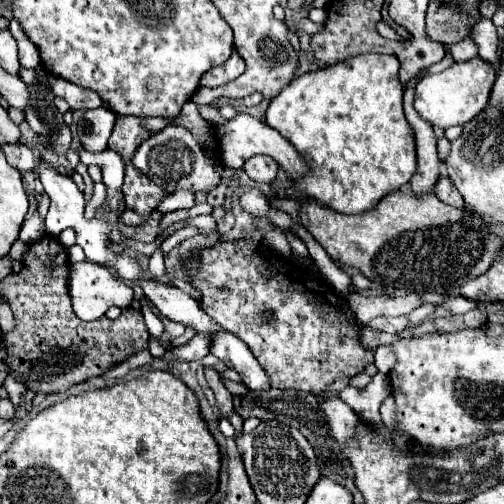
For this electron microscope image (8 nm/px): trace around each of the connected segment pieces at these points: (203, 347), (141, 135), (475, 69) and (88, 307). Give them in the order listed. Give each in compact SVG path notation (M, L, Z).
M198 332L190 342L184 346L172 348L170 352L164 354L166 360L180 360L180 362L192 362L192 360L202 360L212 346L212 336L216 332Z
M118 116L108 140L108 148L116 150L122 158L128 160L132 156L132 150L136 150L148 136L150 132L140 126L140 120L136 120L136 116Z
M480 58L468 62L454 62L450 68L438 74L430 74L418 82L414 108L426 122L430 122L432 126L440 126L444 130L450 126L466 124L488 106L494 80L496 80L494 68Z
M72 262L70 264L70 296L72 296L72 308L80 320L92 322L96 318L102 318L104 312L112 306L128 308L132 304L132 288L124 284L122 280L114 278L104 266L94 262Z

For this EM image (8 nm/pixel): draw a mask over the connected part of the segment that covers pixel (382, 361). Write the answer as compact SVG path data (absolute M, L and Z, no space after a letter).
M380 346L376 352L374 352L374 364L378 368L378 372L388 372L388 368L392 368L394 364L394 356L392 356L392 350L390 346Z

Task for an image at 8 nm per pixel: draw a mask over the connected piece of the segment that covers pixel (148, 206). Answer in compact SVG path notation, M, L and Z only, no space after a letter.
M132 166L126 168L122 192L126 196L126 210L122 212L120 220L126 224L138 226L144 224L152 210L156 210L160 198L166 196L166 192L160 192L152 180L148 180L144 174L136 172Z

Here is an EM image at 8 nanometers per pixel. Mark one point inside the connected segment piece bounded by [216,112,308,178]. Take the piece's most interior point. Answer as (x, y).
(243, 136)

